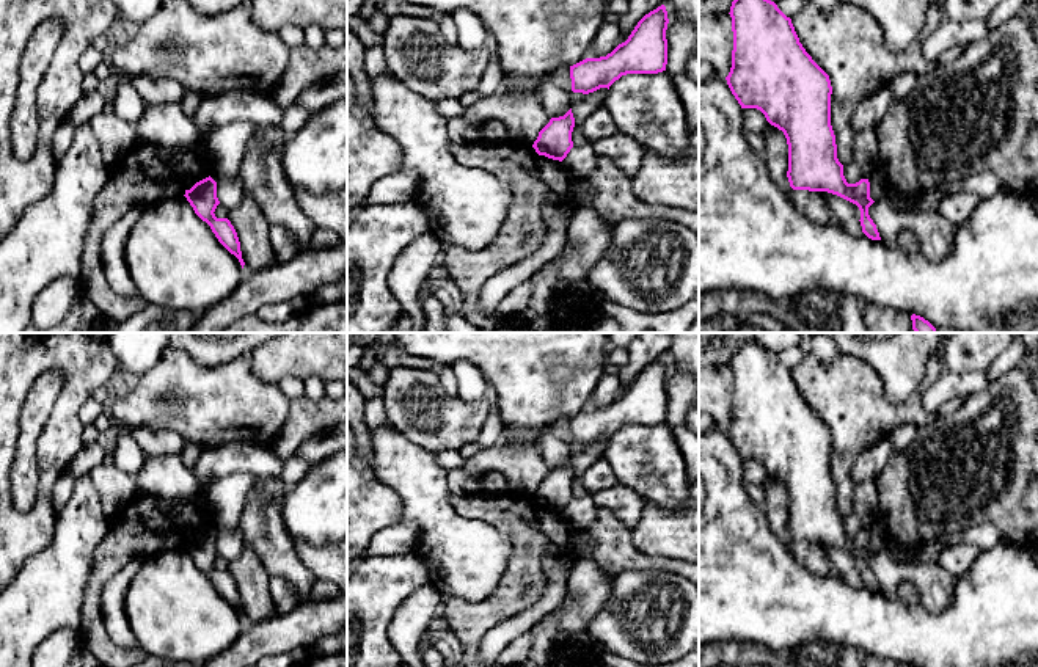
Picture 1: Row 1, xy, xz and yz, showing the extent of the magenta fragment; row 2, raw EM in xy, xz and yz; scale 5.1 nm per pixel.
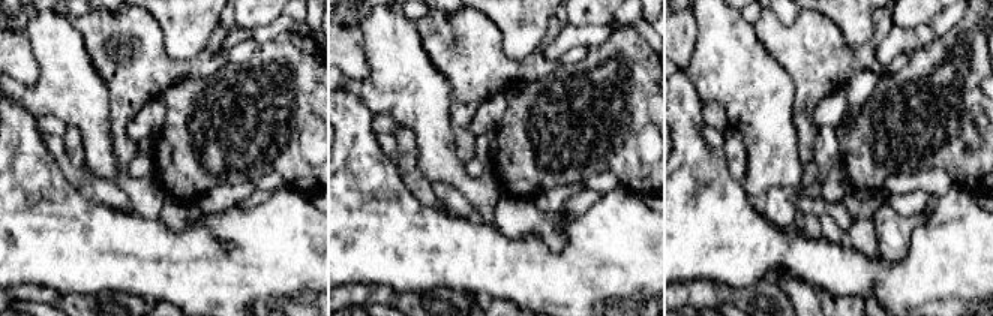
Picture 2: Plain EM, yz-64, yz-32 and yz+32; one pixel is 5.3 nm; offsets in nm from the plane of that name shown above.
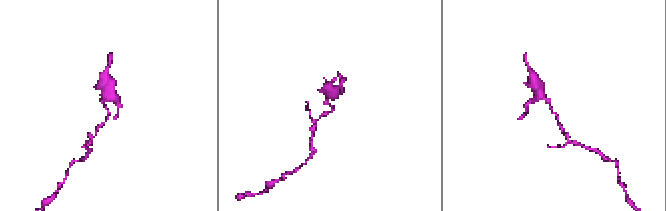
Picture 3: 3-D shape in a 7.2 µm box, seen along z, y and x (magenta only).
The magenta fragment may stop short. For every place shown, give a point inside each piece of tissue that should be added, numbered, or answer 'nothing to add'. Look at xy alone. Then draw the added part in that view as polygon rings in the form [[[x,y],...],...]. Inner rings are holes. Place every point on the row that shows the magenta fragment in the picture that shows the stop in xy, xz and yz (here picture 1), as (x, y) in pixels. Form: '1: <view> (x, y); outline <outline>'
nothing to add

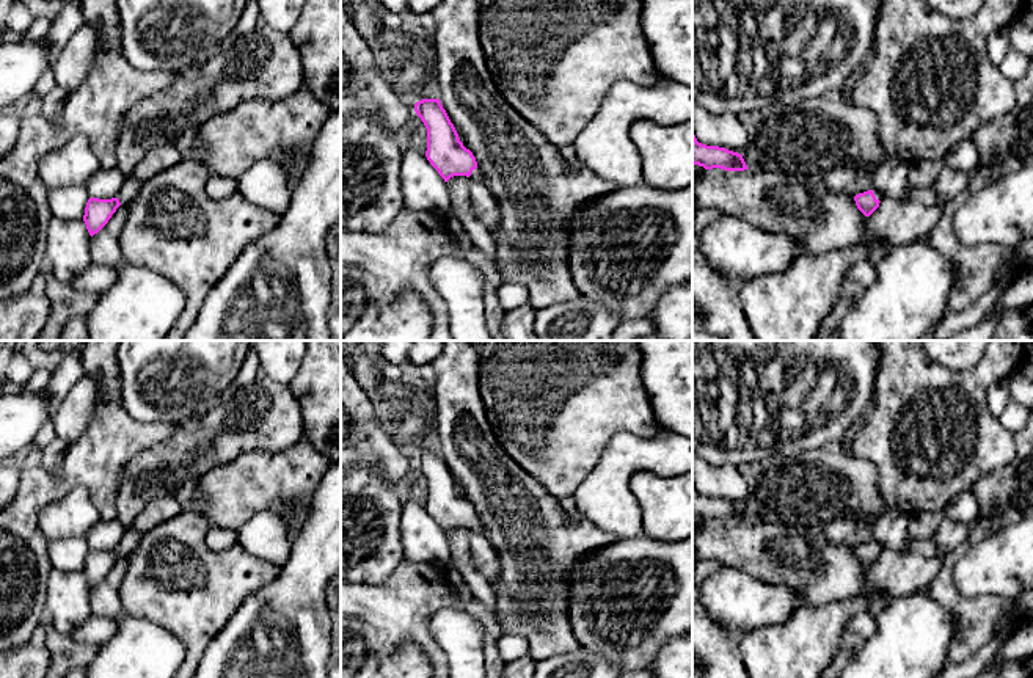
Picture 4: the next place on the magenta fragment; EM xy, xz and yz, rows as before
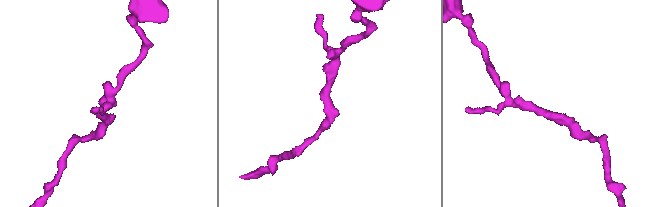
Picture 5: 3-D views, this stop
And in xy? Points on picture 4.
1: xy (131, 187); outline [[[126,179],[124,187],[118,193],[119,202],[121,204],[130,202],[135,198],[135,195],[138,193],[140,187],[141,187],[141,184],[138,180]]]

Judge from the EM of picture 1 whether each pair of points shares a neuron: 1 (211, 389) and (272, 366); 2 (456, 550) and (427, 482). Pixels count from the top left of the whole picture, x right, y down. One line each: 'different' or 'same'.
1: different
2: same

